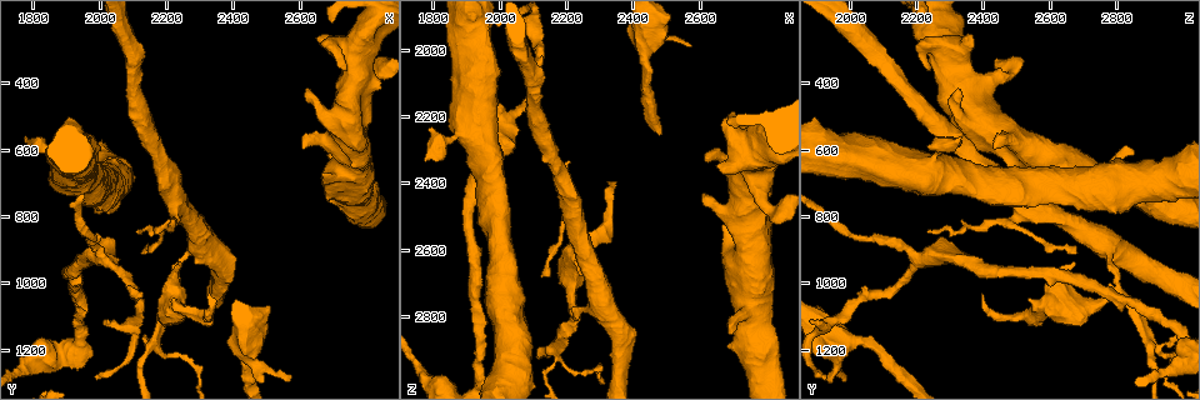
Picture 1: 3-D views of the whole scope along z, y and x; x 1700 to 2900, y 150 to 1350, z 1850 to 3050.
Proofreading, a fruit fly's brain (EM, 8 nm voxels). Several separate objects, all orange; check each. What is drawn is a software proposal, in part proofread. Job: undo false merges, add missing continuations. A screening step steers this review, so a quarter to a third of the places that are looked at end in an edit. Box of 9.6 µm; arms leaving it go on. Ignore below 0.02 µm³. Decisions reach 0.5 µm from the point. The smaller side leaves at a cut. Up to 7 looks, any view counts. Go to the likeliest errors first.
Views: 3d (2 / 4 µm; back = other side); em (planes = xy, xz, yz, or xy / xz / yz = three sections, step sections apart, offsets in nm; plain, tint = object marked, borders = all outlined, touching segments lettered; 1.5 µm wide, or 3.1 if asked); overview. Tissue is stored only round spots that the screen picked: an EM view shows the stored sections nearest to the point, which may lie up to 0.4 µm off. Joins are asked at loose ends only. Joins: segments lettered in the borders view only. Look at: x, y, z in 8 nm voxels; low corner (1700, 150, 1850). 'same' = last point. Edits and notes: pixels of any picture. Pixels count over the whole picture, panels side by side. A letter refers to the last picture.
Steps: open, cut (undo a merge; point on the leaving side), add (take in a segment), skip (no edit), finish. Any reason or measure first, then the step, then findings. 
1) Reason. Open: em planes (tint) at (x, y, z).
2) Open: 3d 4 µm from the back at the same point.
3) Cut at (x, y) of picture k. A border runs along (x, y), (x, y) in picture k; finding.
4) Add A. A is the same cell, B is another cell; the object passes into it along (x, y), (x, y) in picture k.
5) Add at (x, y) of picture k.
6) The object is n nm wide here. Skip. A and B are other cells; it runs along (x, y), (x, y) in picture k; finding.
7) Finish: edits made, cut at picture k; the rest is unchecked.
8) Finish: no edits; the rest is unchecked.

Thick turns thin. Open: em planes (plain) at (2220, 1020, 2790).

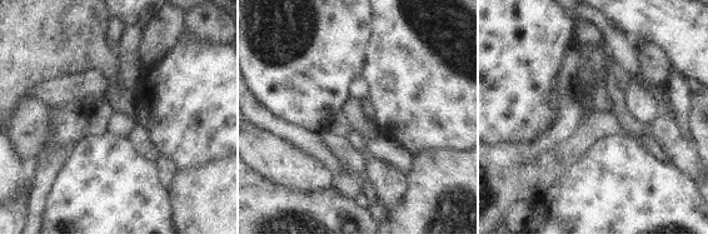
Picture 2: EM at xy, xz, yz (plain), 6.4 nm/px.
Open: em planes (tint) at the same point.

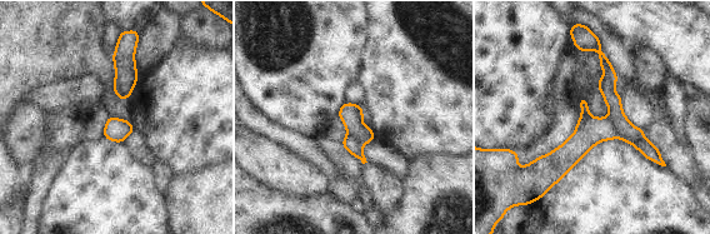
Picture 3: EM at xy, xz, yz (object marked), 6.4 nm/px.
Open: em planes (borders) at the same point.

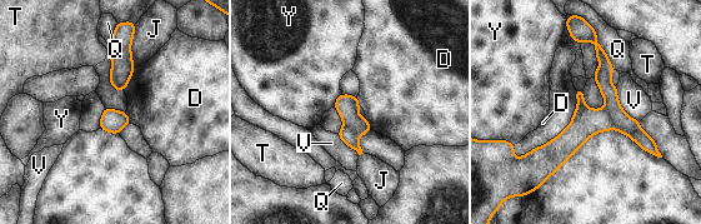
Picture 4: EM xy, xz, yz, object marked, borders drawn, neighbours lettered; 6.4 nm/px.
Cut at (585, 123) of picture 4. D, J, Q, T, V and Y are other cells; a border runs along (604, 109), (609, 114), (614, 128) in picture 4; a second cell is stuck on.

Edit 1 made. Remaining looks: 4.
Stops while still wide. Open: em planes (borders) at (2690, 300, 2200).

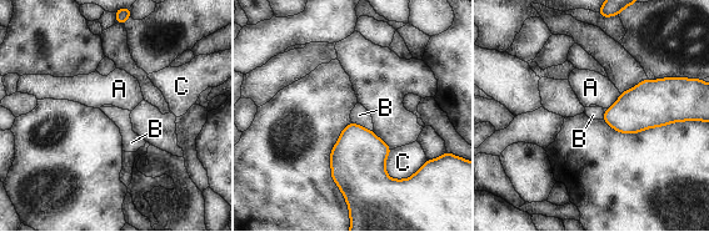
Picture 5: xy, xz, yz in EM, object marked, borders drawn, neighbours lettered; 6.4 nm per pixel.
The object is 260 nm wide here. Skip. A, B and C are other cells; no lettered segment goes on from it.

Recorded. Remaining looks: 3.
An open end. Open: em planes (borders) at (2580, 1280, 2000).

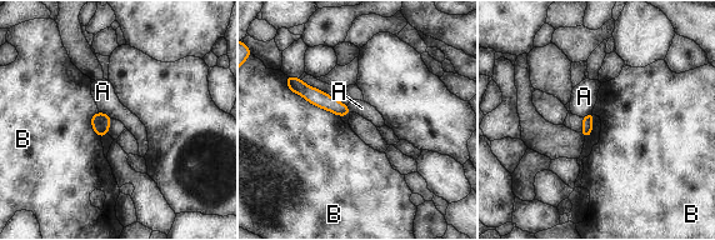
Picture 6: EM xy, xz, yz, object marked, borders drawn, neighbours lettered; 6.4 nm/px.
Skip. A and B are other cells; a border runs along (285, 79), (293, 91), (340, 116) in picture 6; none of them fits.

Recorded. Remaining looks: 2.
Finish: edits made, cut at picture 4; the rest is unchecked.

